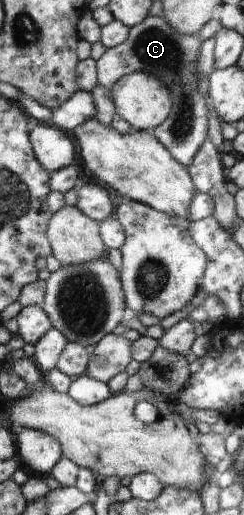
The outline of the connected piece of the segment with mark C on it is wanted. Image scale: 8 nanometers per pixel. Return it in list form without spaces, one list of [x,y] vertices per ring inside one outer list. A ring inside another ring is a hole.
[[[147,17],[142,23],[130,29],[124,43],[107,49],[96,63],[98,84],[109,91],[119,79],[137,70],[157,76],[171,92],[173,110],[169,118],[152,132],[169,149],[179,163],[188,167],[196,158],[208,138],[209,97],[200,91],[199,51],[203,40],[199,34],[179,33],[165,17]]]

